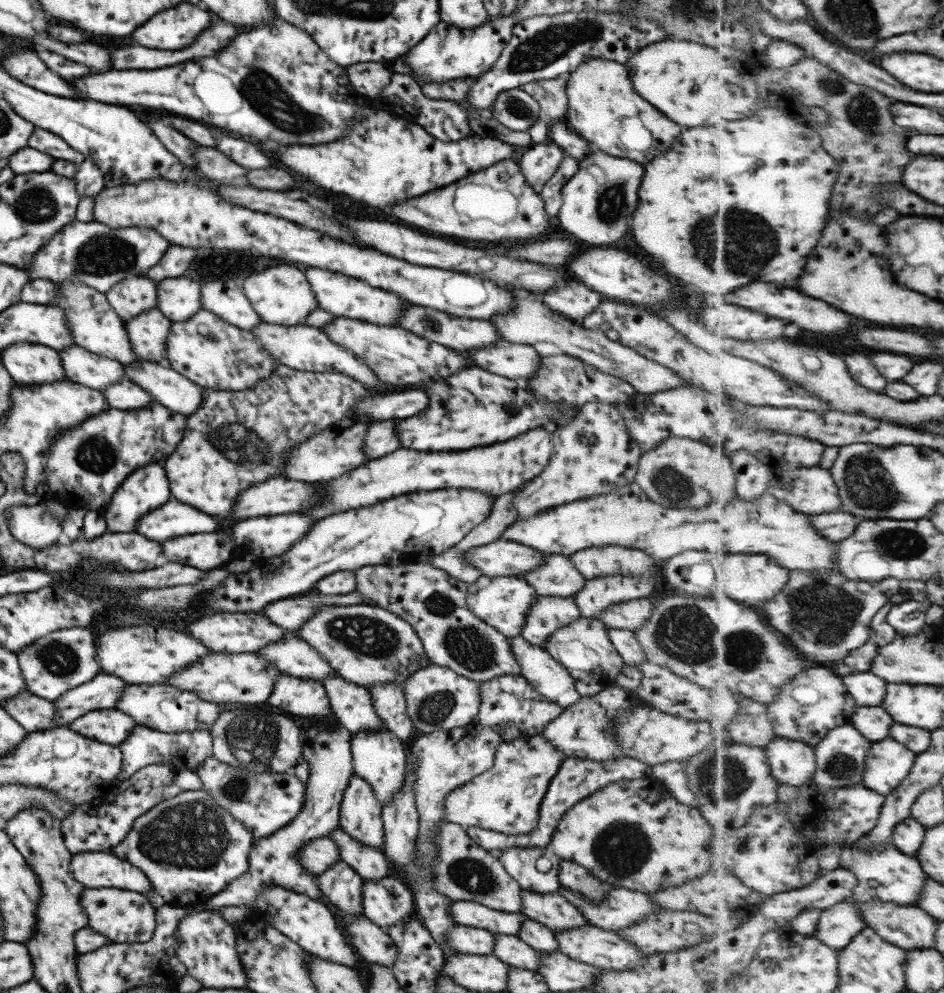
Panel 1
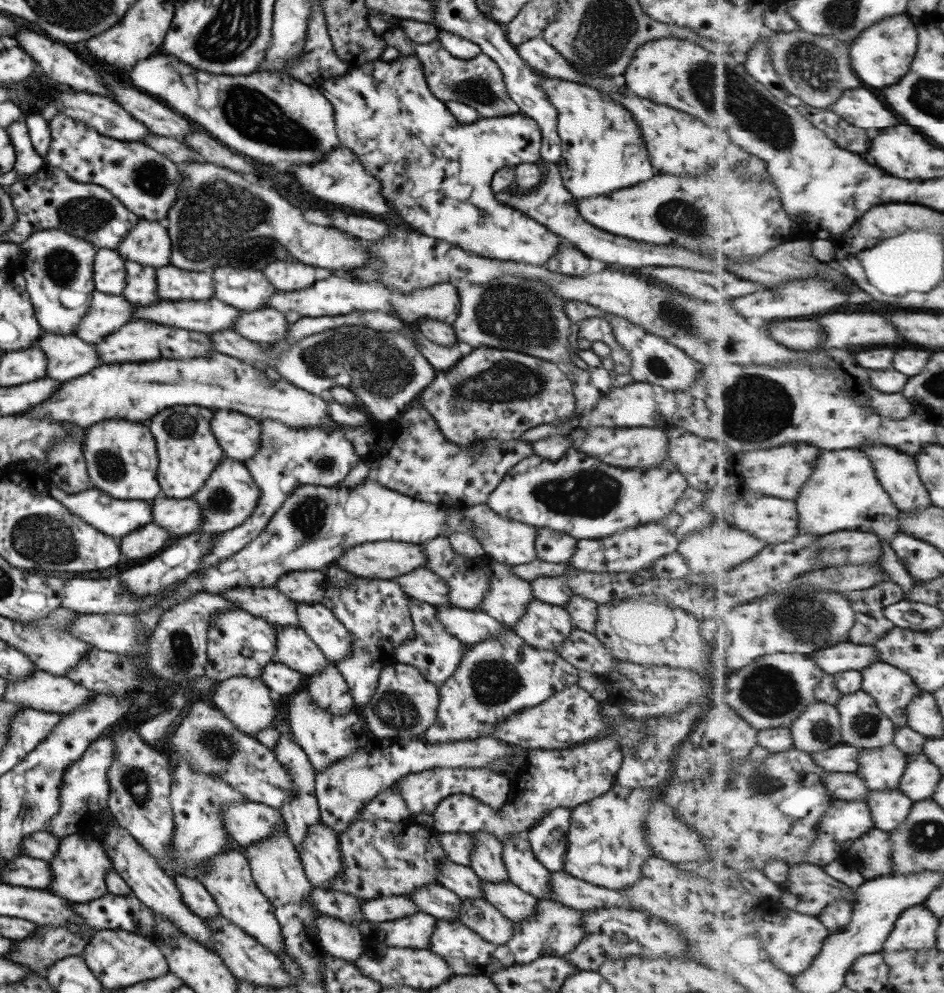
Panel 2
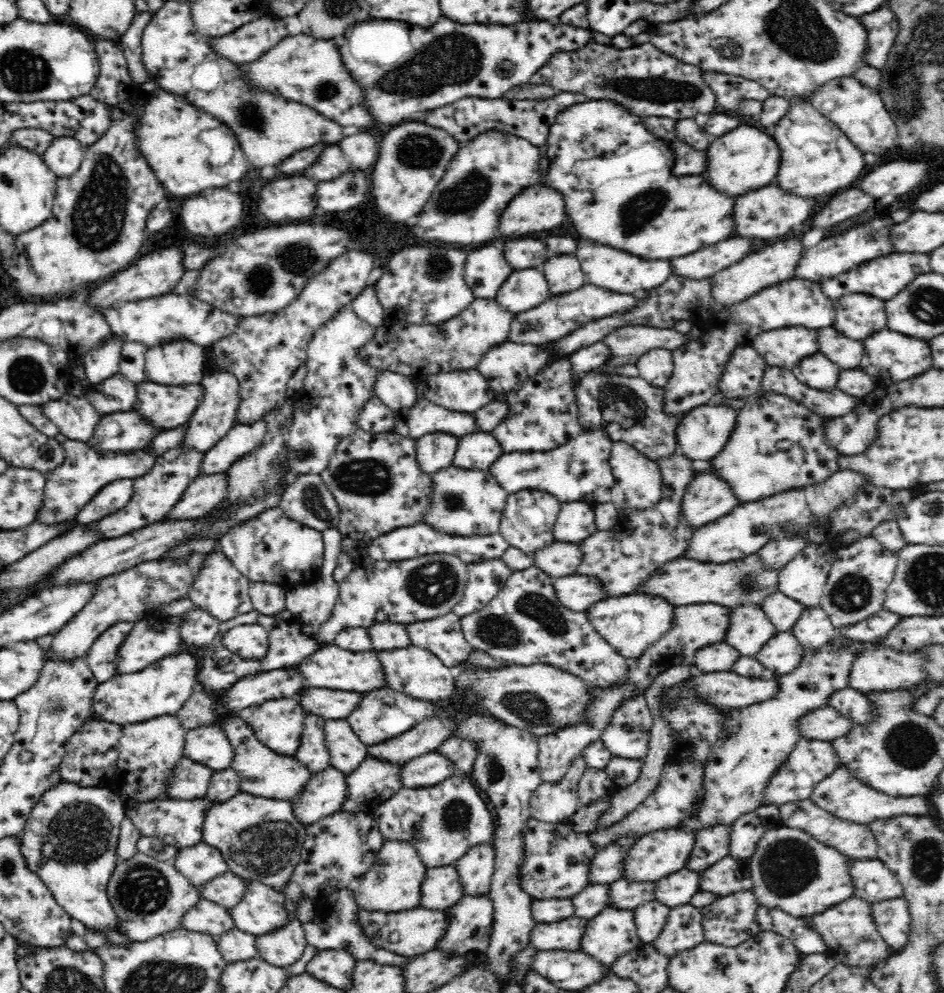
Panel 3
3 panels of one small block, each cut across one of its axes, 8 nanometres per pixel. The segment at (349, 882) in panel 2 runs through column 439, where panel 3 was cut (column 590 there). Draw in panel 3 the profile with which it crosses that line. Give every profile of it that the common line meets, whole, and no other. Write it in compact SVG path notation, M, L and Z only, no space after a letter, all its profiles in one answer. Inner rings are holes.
M534 818L526 821L521 833L524 856L519 862L519 887L532 899L571 899L590 884L589 866L597 853L588 834L574 832L563 822L551 823Z

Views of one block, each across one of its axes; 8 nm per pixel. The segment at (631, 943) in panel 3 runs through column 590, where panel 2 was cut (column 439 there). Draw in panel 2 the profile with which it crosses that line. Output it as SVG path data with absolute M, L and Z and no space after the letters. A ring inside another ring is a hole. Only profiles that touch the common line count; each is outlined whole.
M436 919L435 932L431 933L428 949L446 960L447 966L455 975L485 975L491 976L504 966L513 965L514 958L507 945L496 945L485 942L476 932L467 928L459 920Z

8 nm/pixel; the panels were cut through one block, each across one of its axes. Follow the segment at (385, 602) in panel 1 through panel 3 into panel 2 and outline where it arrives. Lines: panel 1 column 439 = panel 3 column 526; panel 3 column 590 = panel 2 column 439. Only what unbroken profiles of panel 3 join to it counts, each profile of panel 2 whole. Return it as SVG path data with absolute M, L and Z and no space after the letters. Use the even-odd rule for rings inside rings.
M407 596L410 617L412 618L414 636L401 644L394 645L392 650L395 662L415 667L422 673L423 678L439 686L446 678L449 678L459 664L463 649L466 648L462 642L449 634L441 624L438 623L435 609L427 603L418 602Z

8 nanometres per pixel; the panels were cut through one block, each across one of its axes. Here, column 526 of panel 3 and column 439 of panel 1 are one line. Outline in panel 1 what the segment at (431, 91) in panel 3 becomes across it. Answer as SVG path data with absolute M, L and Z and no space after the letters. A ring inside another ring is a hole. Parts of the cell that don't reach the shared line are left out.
M514 12L505 17L487 20L479 28L463 28L462 30L439 21L431 31L412 46L404 55L404 63L412 70L409 76L417 75L429 79L431 83L440 83L460 77L476 78L487 72L498 59L501 50L511 38L511 28L515 24Z

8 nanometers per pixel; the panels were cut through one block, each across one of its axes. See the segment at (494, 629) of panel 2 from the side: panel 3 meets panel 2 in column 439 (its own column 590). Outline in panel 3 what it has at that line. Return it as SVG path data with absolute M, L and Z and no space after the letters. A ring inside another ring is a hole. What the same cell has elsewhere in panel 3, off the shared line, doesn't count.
M634 593L596 601L587 610L587 619L594 630L626 660L638 658L651 647L670 628L672 617L672 605L659 596Z

